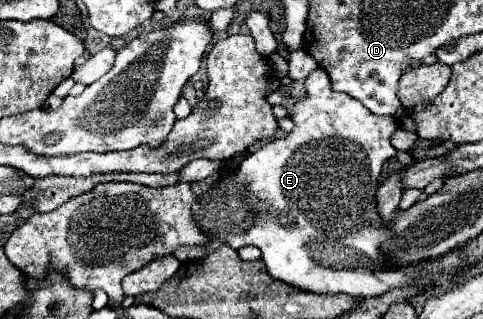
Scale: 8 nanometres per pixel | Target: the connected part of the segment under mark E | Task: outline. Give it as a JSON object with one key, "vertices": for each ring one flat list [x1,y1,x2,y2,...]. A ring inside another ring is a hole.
{"vertices":[[318,67,305,79,305,87,307,87,307,97,305,99,299,99,295,103,295,107,291,109,291,119,295,121,295,131,291,131,287,137,283,139,275,139,267,145,263,145,259,151,251,153,243,163,241,167,235,171,237,179,241,181,241,185,231,185,231,181,217,181,215,185,211,185,205,193,201,193,197,197,197,203,195,203,195,209,193,209,193,215,195,215,195,221,197,225,213,239,213,241,221,241,221,243,227,243,229,247,233,249,239,249,243,245,255,245,257,249,261,249,261,259,265,263,265,271,277,279,277,281,283,281,291,287,297,287,301,291,309,291,309,293,317,293,317,295,337,295,337,293,343,293,343,295,350,295,351,297,358,299,367,299,367,297,379,297,379,295,385,295,387,291,391,289,397,289,397,287,407,287,407,285,413,285,413,287,423,287,423,289,447,289,453,281,459,279,459,275,465,271,465,255,463,255,463,249,455,249,455,251,449,251,445,253,443,257,439,259,427,259,427,261,419,261,417,265,407,265,405,269,403,267,395,267,395,269,389,269,385,263,385,257,383,257,383,251,381,251,381,245,391,237,391,227,389,225,381,225,381,217,377,213,377,199,375,199,375,193,377,193,377,187,379,187,379,173,381,173,381,167,387,159,395,157,397,151,395,147,391,145,391,135,397,131,397,119,393,117,379,117,379,115,373,115,363,103,355,101,351,95,347,93,339,93,339,91,333,91,331,87,331,79,329,75,323,71,321,67]]}

